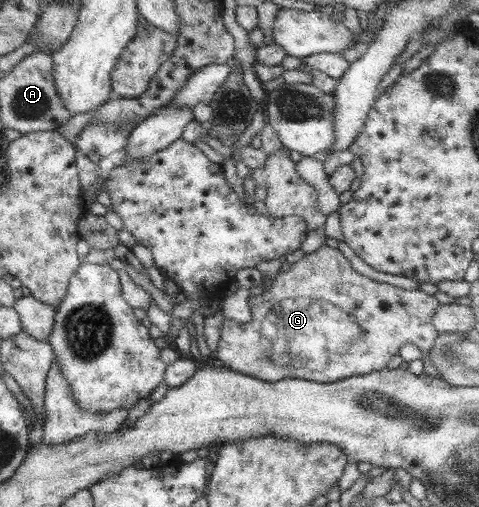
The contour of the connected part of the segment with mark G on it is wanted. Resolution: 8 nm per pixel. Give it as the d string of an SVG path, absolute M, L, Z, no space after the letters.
M324 244L318 248L318 250L306 253L306 255L300 257L298 261L292 263L287 272L280 272L260 294L249 296L251 319L248 322L242 324L224 318L221 319L219 344L211 356L210 361L219 366L237 371L240 374L262 379L264 382L276 382L277 380L288 378L288 376L298 376L298 378L319 383L341 381L348 377L386 369L386 362L388 362L394 354L398 355L398 348L407 342L419 348L420 351L428 351L436 336L439 335L431 323L432 311L438 308L438 305L440 304L432 295L427 295L419 288L415 290L402 289L387 283L374 282L361 276L352 270L350 263L346 261L342 252Z

